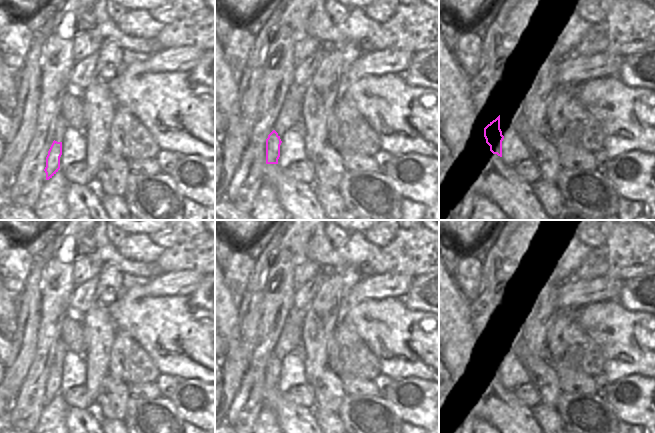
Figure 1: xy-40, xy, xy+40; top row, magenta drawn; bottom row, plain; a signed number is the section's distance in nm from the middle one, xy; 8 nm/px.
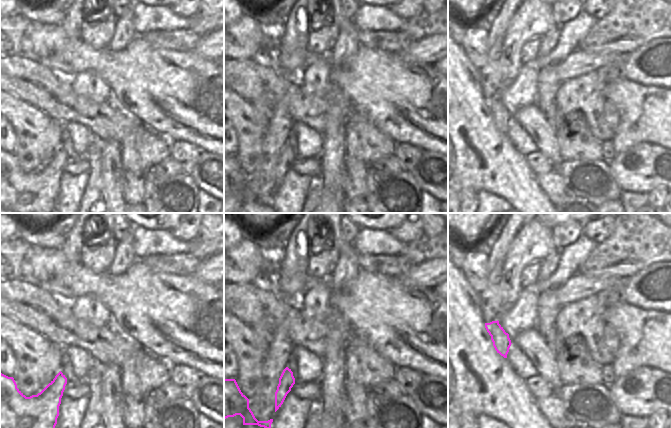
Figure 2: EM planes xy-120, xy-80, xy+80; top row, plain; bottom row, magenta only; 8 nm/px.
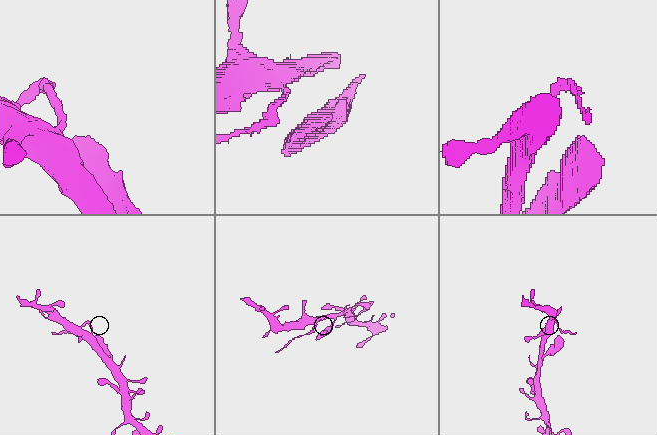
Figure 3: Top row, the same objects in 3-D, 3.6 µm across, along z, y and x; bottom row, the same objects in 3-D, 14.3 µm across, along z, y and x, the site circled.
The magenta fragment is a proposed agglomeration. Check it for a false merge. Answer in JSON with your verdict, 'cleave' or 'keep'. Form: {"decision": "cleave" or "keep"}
{"decision": "cleave"}

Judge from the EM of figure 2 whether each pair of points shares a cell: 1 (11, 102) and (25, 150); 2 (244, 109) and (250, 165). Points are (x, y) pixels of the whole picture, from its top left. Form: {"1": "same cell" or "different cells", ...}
{"1": "same cell", "2": "same cell"}

